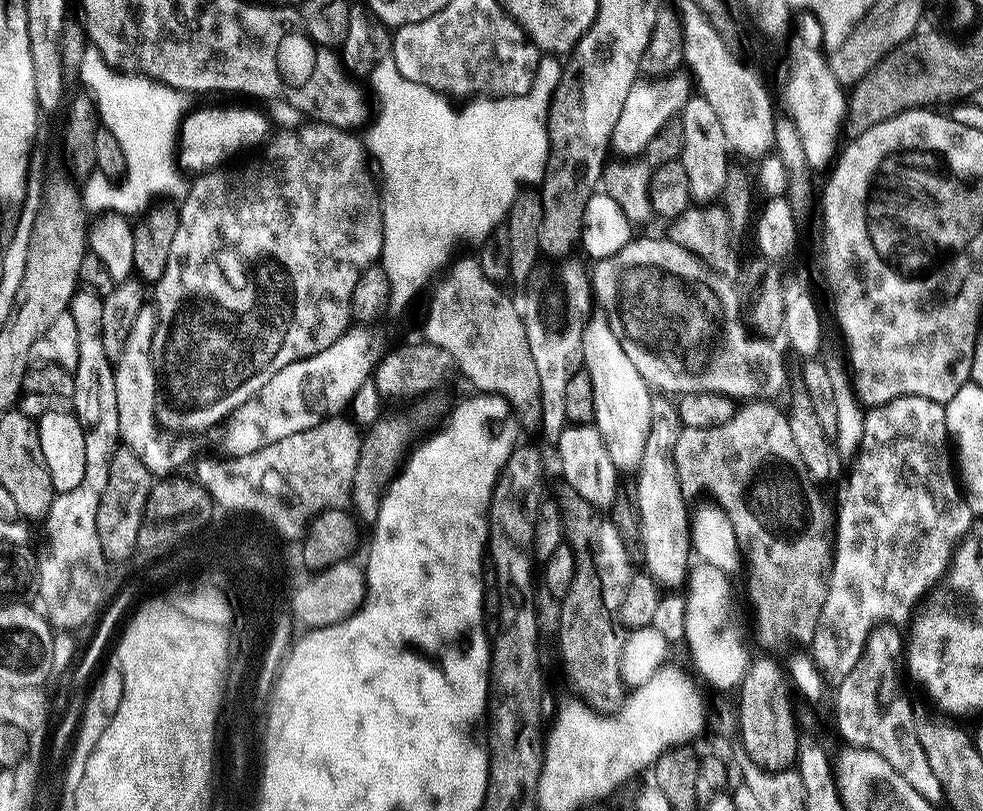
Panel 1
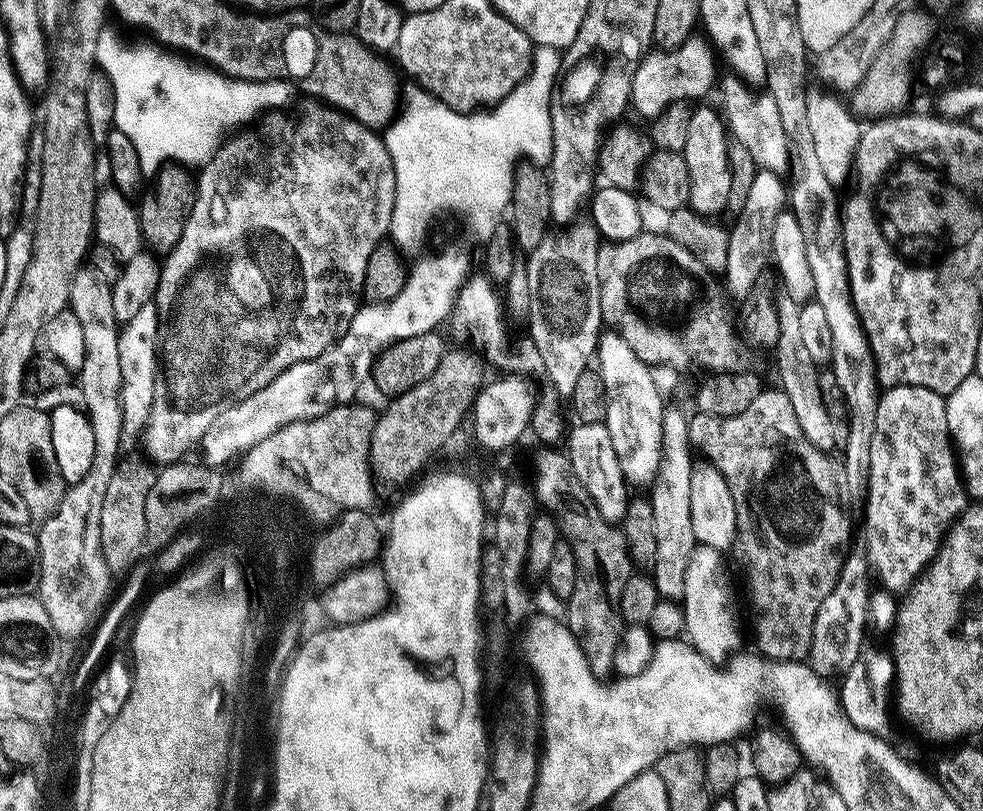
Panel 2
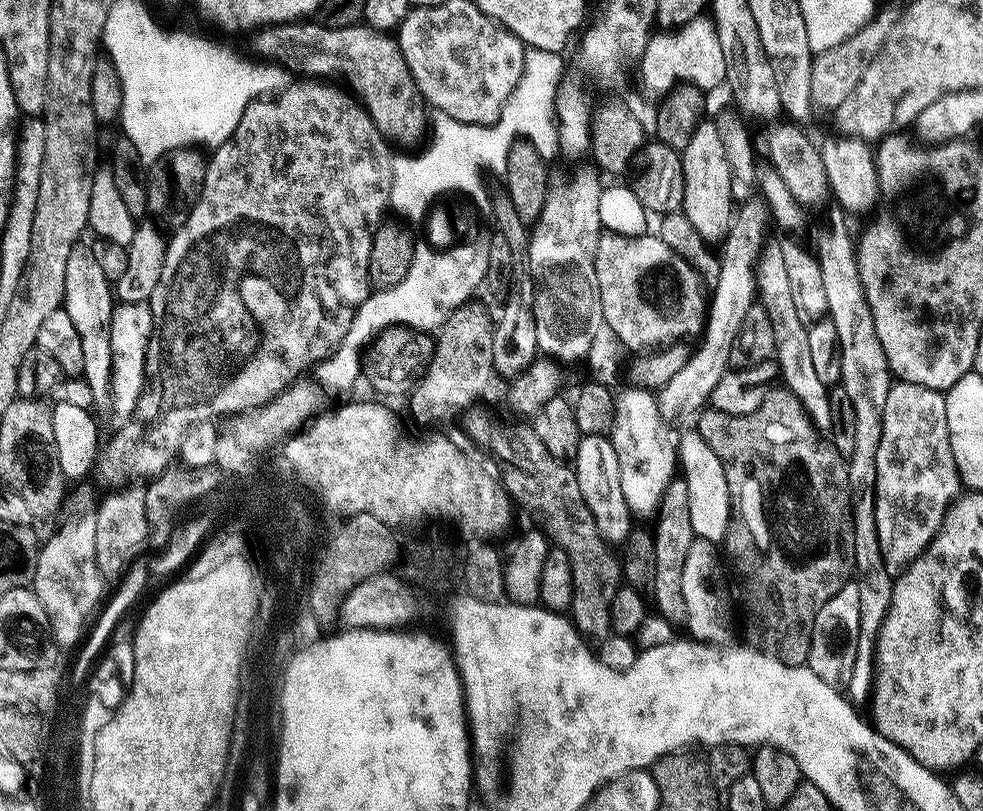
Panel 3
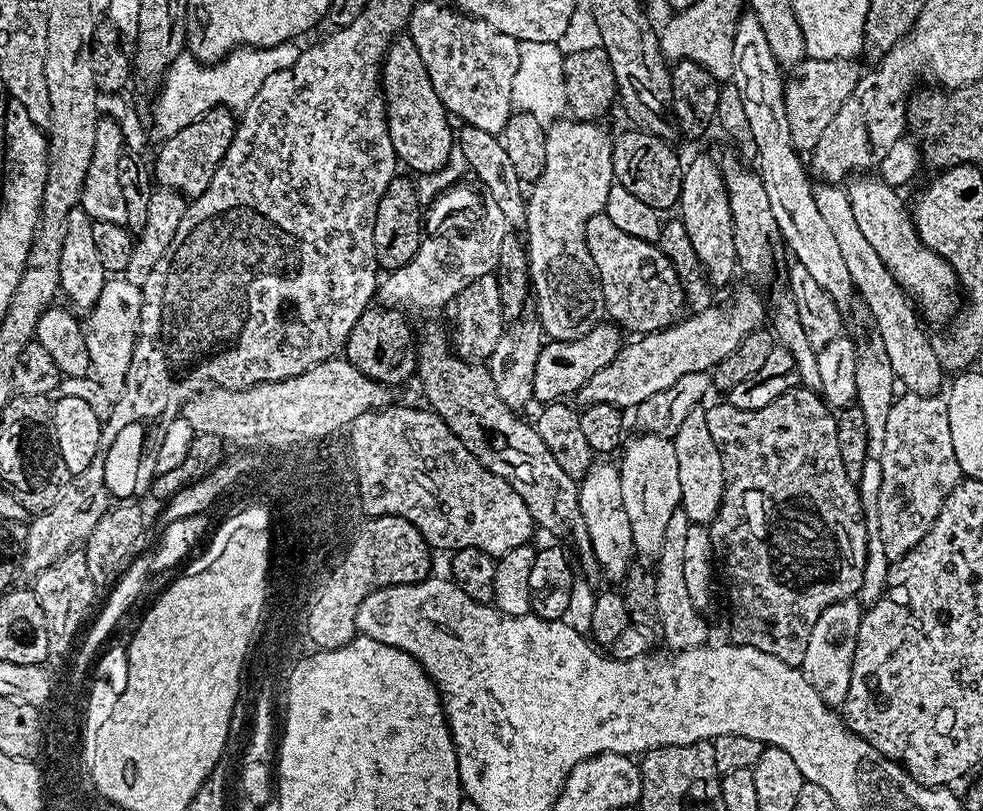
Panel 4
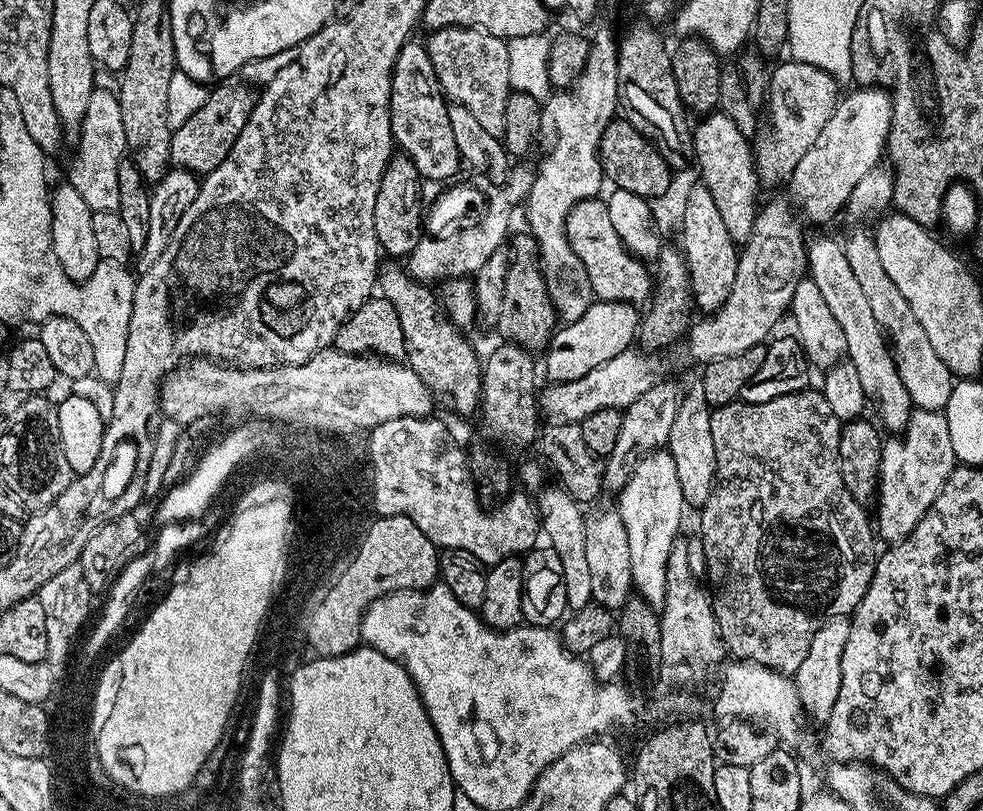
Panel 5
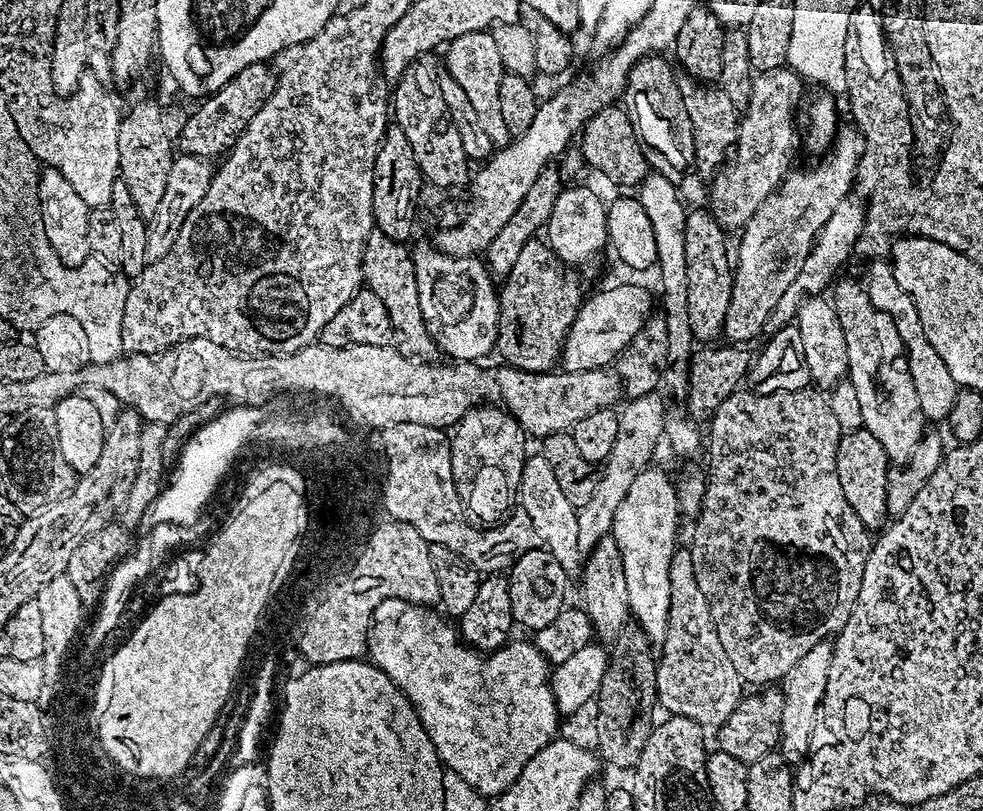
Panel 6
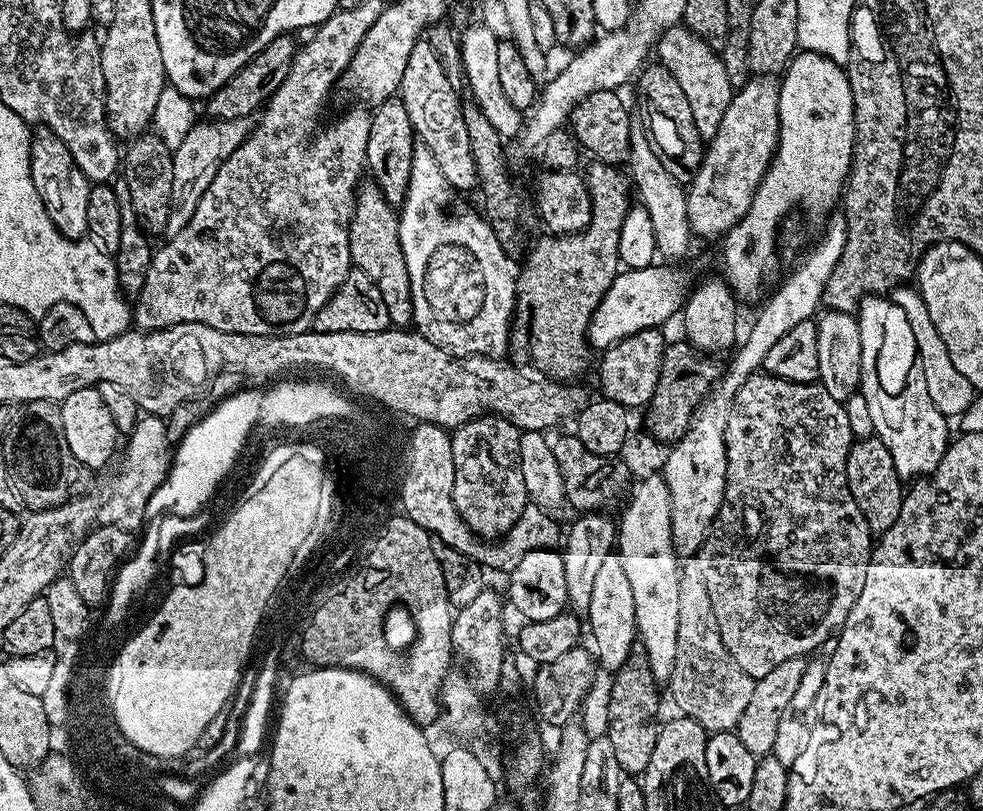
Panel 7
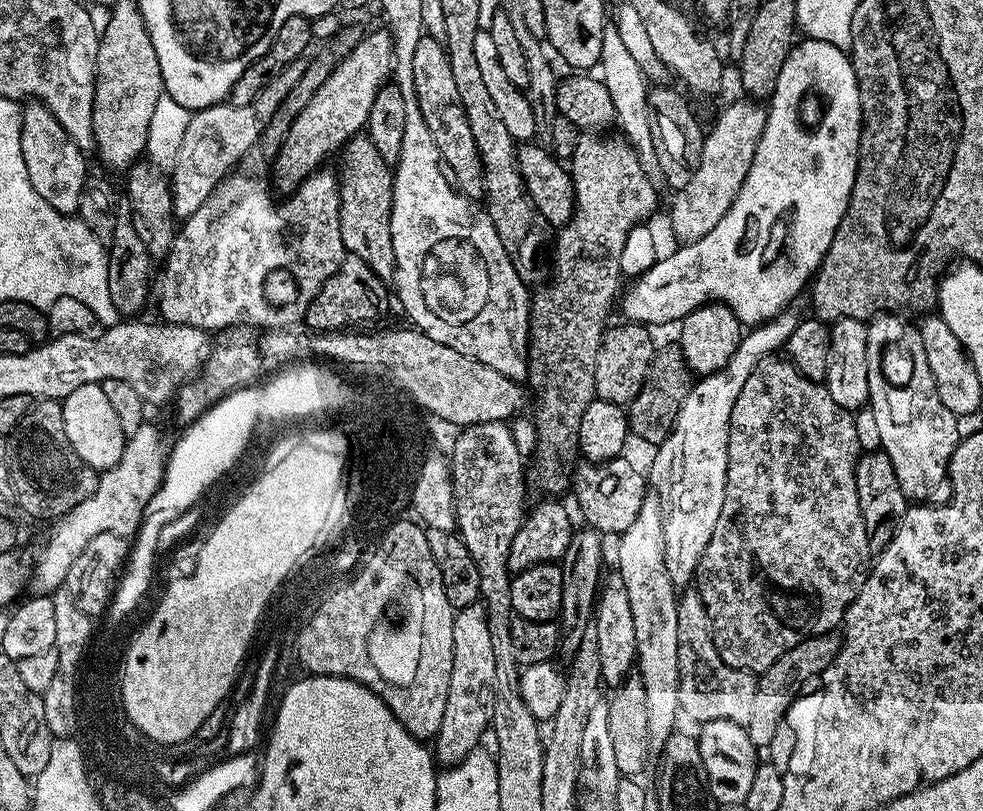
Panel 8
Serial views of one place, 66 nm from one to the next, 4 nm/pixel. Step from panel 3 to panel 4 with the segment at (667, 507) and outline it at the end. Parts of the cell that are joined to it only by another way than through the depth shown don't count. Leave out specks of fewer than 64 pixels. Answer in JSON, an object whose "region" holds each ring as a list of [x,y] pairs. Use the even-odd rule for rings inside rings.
{"region":[[[681,510],[670,514],[670,522],[666,522],[666,538],[662,538],[662,546],[654,560],[654,571],[657,584],[658,600],[658,632],[664,635],[669,649],[699,648],[708,636],[708,624],[700,620],[701,609],[695,608],[690,598],[690,590],[686,590],[686,578],[682,574],[684,569],[686,530],[690,521],[686,513]]]}

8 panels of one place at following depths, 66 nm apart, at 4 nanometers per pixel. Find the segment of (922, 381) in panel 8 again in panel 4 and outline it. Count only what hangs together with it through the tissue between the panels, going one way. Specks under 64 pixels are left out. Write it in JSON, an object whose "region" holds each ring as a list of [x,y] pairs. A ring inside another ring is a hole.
{"region":[[[773,90],[767,101],[759,105],[758,111],[758,116],[754,114],[750,118],[750,127],[758,147],[756,172],[769,195],[776,228],[780,231],[785,247],[789,247],[796,256],[795,261],[804,265],[813,275],[814,282],[830,294],[830,298],[842,312],[846,312],[856,298],[852,276],[845,265],[833,231],[818,209],[813,194],[814,184],[808,178],[809,171],[806,166],[804,168],[801,155],[792,145],[783,91]]]}

